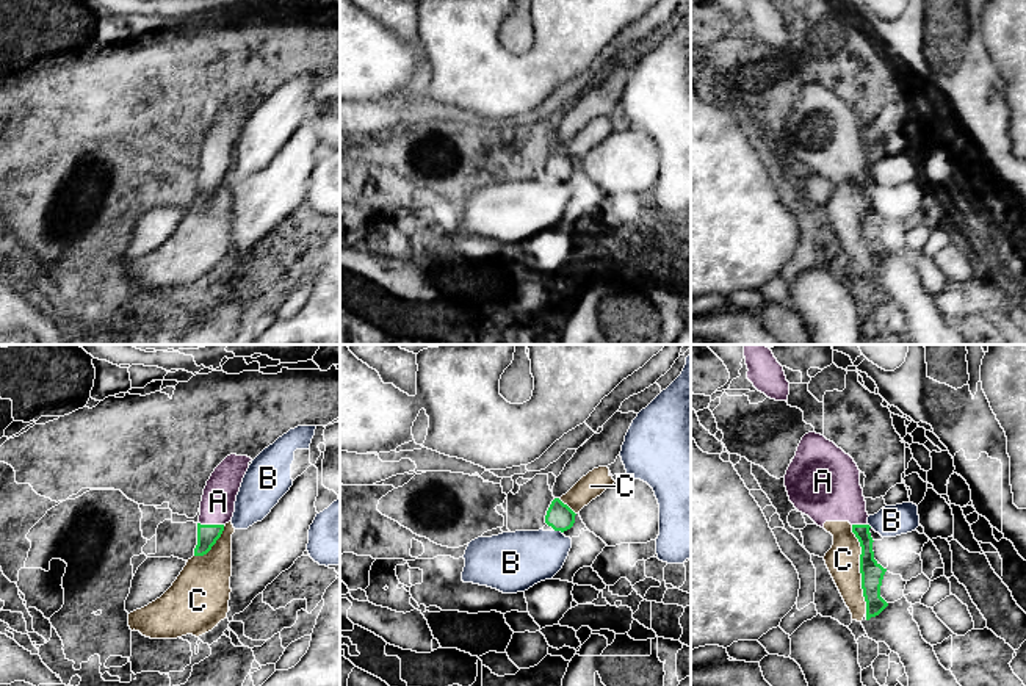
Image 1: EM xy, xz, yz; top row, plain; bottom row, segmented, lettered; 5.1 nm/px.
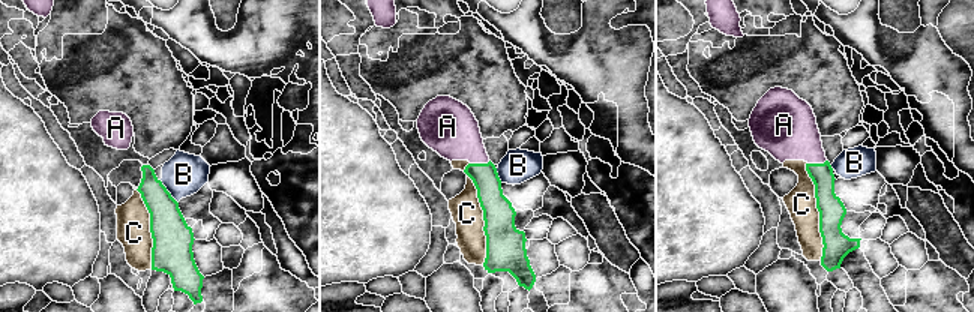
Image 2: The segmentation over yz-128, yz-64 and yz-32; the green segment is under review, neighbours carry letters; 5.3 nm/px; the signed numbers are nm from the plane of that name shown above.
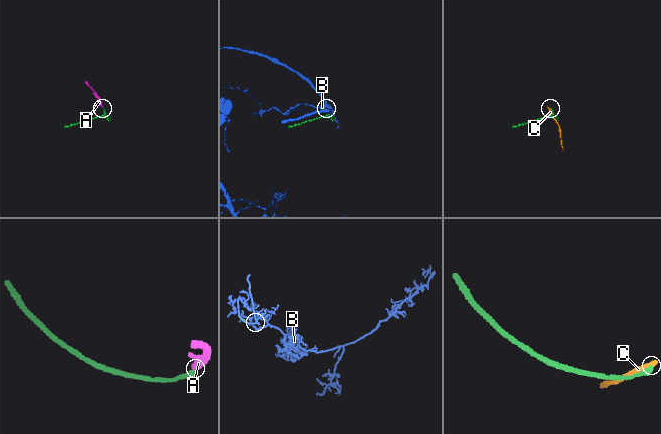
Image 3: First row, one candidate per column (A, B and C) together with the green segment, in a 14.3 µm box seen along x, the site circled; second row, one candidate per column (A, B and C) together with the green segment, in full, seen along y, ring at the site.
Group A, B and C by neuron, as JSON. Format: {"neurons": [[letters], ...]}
{"neurons": [["A", "C"], ["B"]]}

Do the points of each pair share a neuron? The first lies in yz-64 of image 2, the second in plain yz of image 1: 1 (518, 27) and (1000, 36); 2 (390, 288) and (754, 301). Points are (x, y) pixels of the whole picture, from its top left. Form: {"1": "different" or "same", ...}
{"1": "different", "2": "same"}

